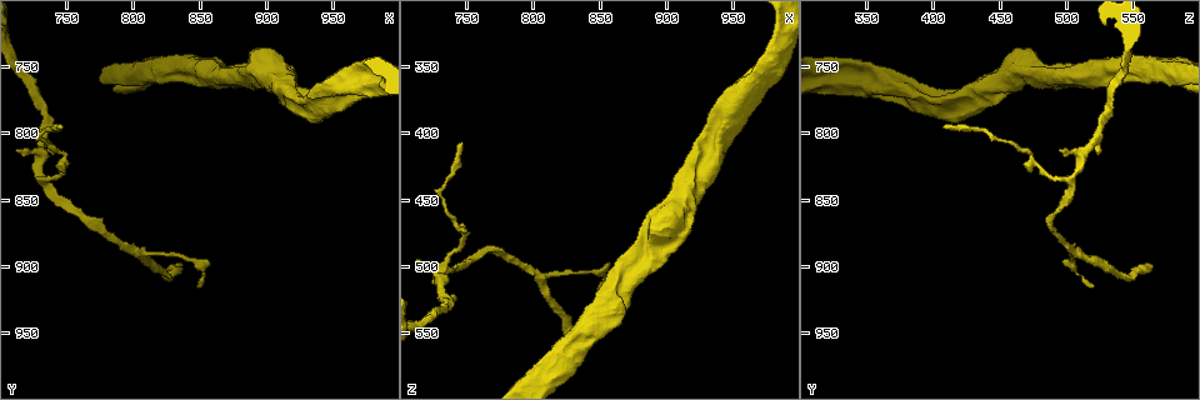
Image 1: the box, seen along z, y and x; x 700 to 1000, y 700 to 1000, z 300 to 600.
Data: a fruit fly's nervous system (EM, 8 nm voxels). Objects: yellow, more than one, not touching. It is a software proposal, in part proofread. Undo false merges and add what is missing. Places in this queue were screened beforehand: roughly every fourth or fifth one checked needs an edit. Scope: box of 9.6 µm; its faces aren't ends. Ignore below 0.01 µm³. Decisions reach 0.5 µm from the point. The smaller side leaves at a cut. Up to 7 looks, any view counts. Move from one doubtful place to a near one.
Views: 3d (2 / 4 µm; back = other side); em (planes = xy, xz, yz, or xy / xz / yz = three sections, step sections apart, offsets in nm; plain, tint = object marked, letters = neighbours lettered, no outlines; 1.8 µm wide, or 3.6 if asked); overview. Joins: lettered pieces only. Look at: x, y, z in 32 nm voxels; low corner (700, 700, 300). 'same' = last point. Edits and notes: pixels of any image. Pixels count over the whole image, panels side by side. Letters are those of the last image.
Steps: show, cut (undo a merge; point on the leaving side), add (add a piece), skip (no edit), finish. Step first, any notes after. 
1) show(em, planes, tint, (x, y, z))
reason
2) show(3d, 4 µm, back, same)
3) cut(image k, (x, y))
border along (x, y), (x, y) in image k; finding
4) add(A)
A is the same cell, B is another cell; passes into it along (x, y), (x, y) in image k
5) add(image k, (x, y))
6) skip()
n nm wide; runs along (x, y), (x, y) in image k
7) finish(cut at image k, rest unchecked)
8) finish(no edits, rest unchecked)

show(em, 3.6 µm, xy, step 8, tint, (732, 836, 502))
three-way junction

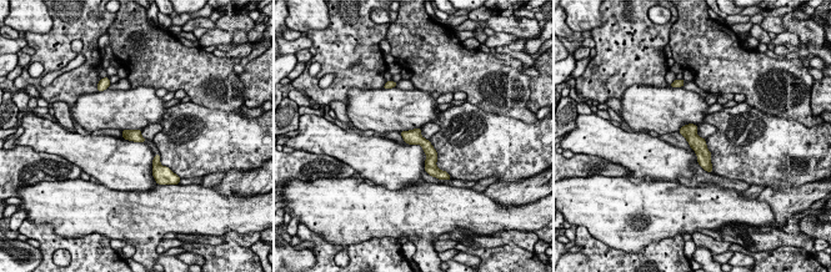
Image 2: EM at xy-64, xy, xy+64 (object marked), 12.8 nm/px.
show(em, 3.6 µm, planes, letters, same)
cut it another way

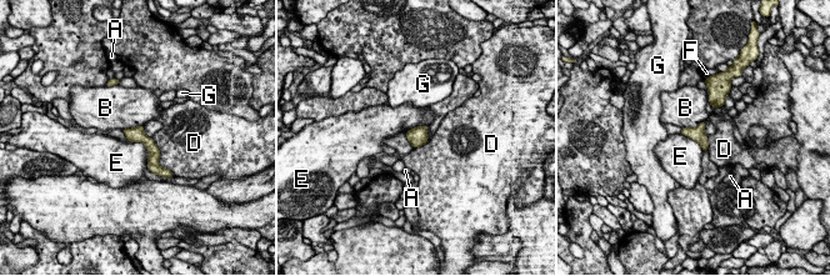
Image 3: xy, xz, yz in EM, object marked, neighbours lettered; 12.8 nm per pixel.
skip()
A, B, D, E, F and G are other cells; continuous, no second neuron

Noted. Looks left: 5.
show(em, xy, step 8, tint, (836, 896, 562))
tapers out

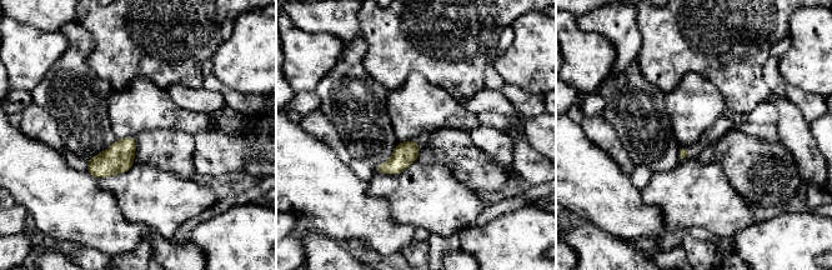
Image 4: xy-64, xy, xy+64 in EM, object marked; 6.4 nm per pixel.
show(em, planes, tint, same)

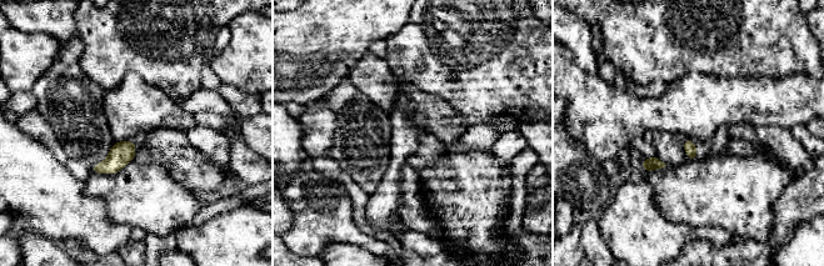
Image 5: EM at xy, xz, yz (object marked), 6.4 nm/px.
show(em, planes, letters, same)

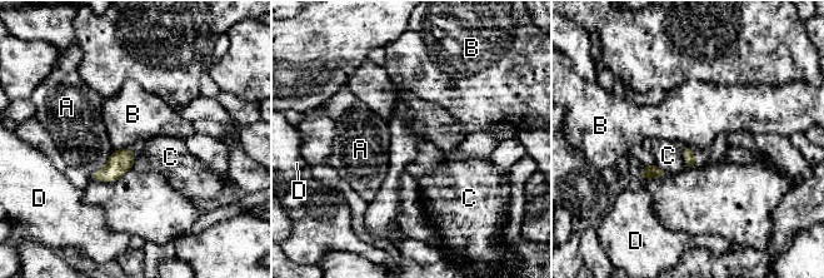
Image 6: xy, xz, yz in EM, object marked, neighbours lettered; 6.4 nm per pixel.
skip()
A, B, C and D are other cells; border along (129, 147), (113, 150) in image 6; none of them fits

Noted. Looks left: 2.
show(em, planes, plain, (744, 794, 406))

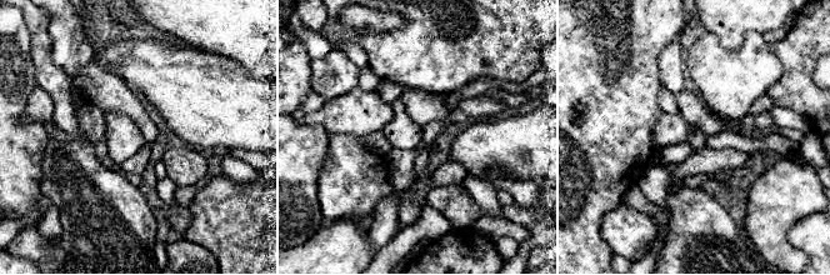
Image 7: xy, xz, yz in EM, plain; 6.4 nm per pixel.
show(em, planes, letters, same)
see the neighbours

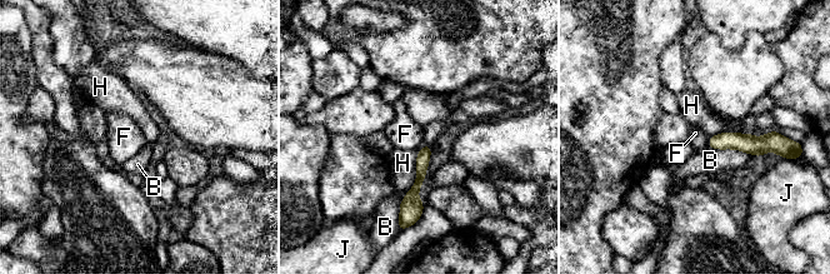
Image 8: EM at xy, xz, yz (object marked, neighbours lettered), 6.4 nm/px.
skip()
B, F, H and J are other cells; border along (708, 136), (709, 147) in image 8; no lettered piece goes on from it

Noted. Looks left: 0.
finish(no edits, rest unchecked)

